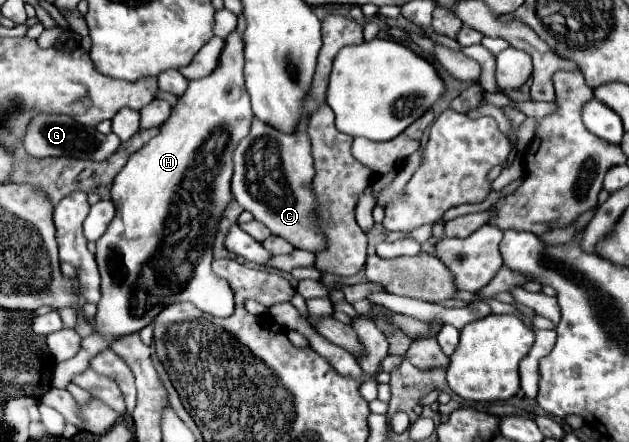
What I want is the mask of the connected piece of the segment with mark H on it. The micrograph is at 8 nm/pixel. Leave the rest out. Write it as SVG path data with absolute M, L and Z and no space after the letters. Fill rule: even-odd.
M238 33L228 35L220 67L204 77L188 83L186 93L172 107L170 119L160 127L160 135L146 143L140 151L130 155L124 171L120 171L112 185L112 201L116 205L116 217L108 225L108 231L96 241L96 263L102 277L102 299L95 315L94 332L82 341L80 353L56 367L52 385L66 389L72 375L84 371L92 358L110 346L112 339L128 333L136 333L150 325L156 315L176 303L190 301L204 313L216 317L228 317L234 311L234 295L224 279L212 273L212 241L216 223L232 201L230 177L232 177L232 153L242 137L250 131L252 109L250 97L244 87L244 43Z

